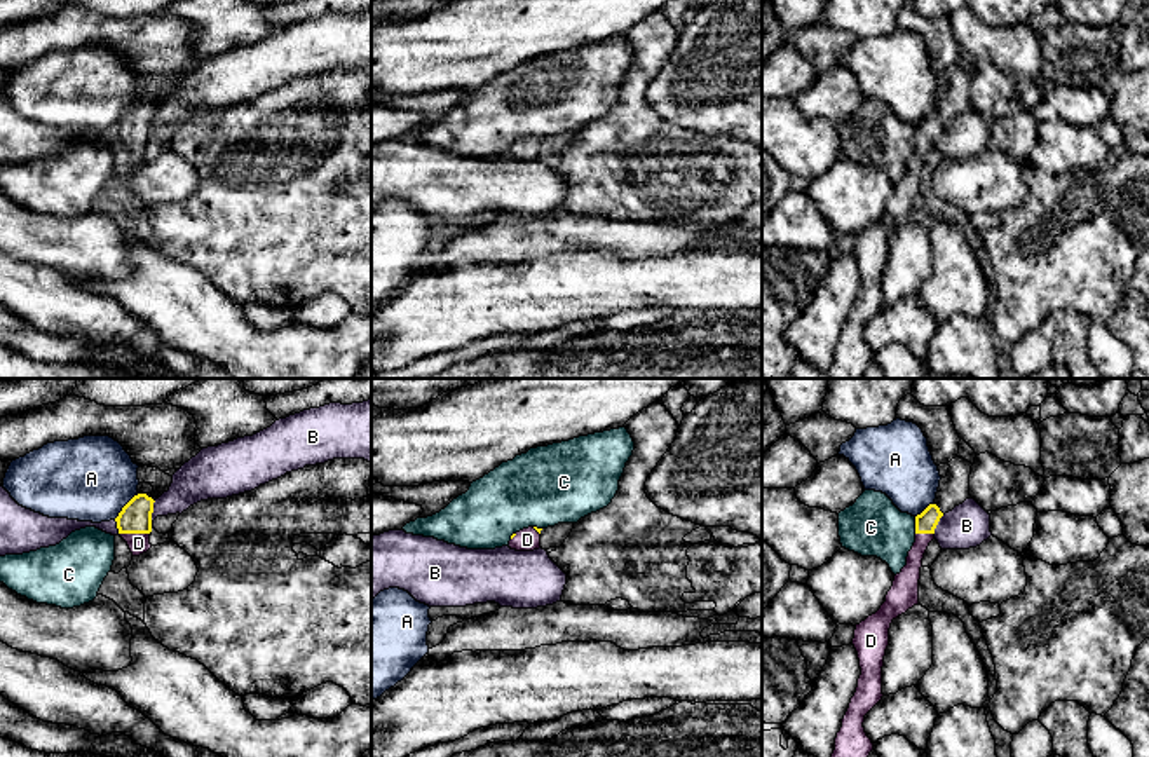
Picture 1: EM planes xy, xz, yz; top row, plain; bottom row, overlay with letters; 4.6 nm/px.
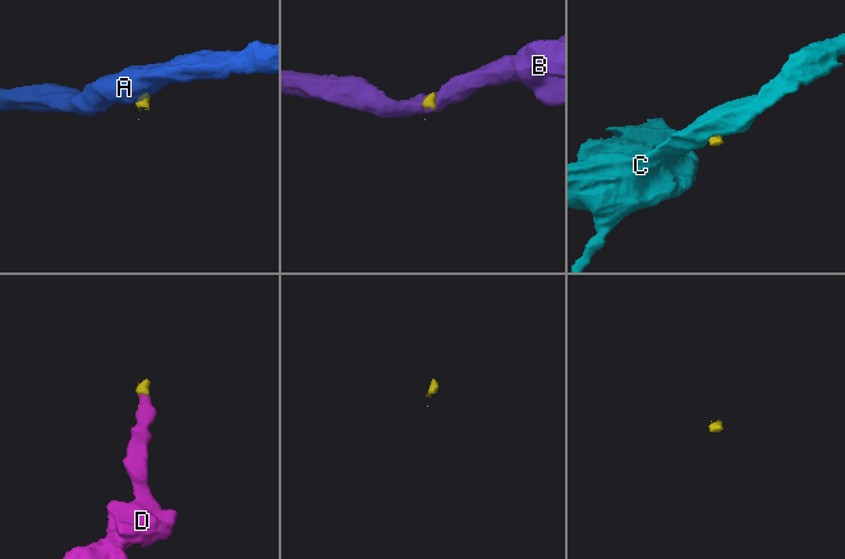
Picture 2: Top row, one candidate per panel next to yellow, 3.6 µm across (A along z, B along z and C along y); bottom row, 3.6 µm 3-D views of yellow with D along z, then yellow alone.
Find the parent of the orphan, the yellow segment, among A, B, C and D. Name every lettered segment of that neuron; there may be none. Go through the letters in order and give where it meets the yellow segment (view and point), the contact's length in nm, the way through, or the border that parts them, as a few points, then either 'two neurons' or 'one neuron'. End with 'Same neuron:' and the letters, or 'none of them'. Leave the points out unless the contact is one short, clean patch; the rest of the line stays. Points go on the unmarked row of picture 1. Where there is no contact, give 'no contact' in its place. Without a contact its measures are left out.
A: xy (124, 115) | 170 nm | along xy (138, 103), (114, 128) | two neurons
B: xy (150, 124) | 130 nm | along xy (156, 110), (150, 136) | two neurons
C: yz (916, 135) | 80 nm | along yz (914, 126), (916, 142) | two neurons
D: xy (135, 142) | 140 nm | one neuron
Same neuron: D

